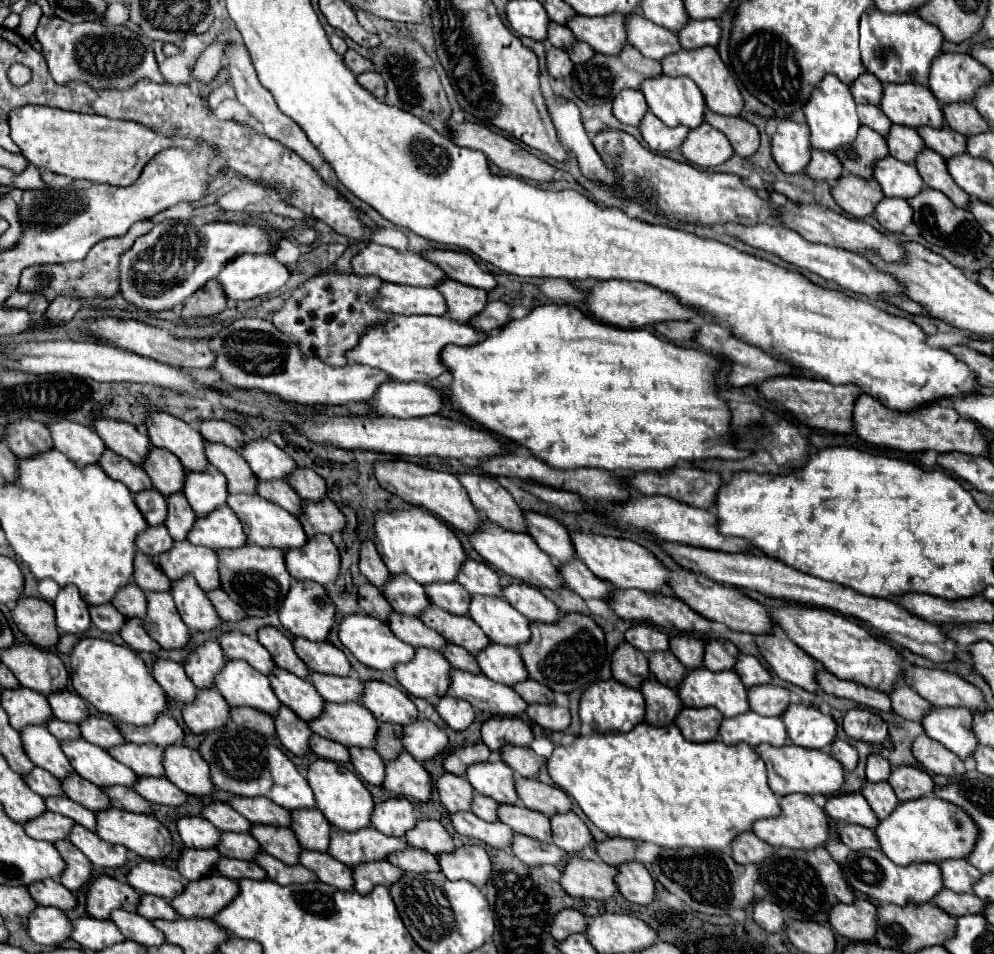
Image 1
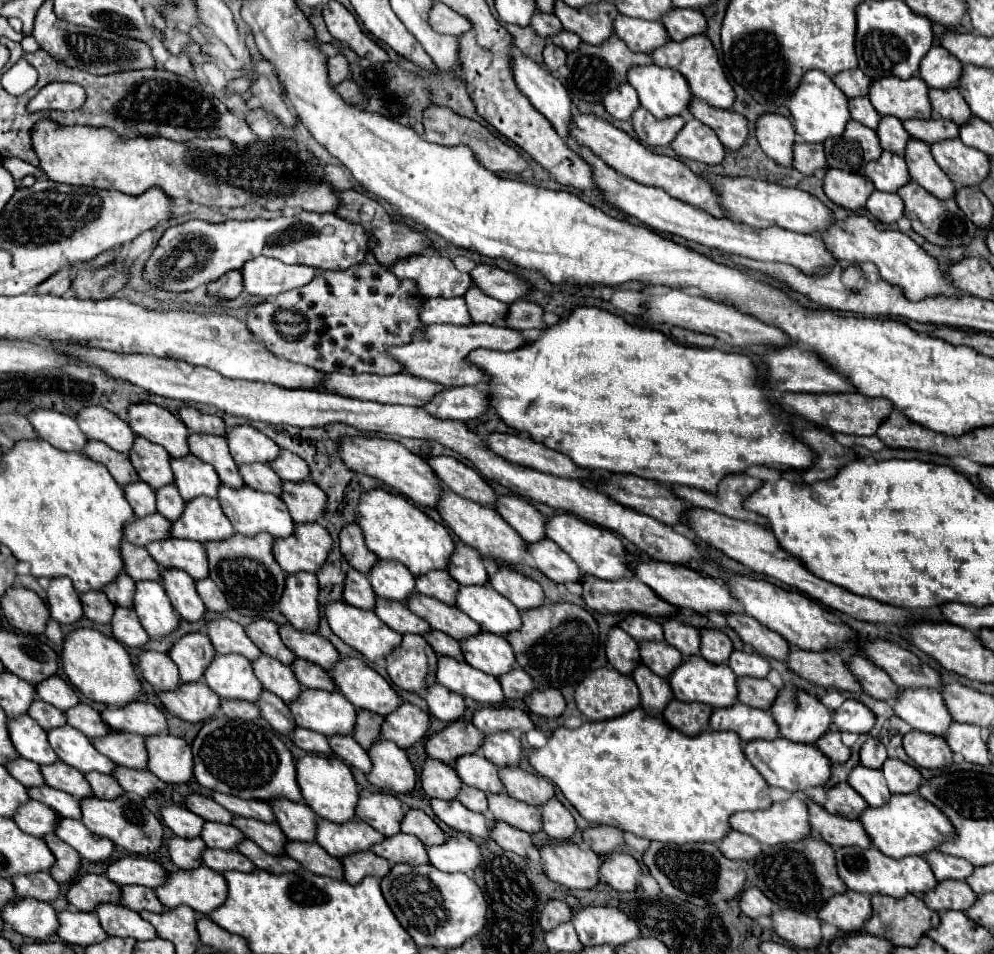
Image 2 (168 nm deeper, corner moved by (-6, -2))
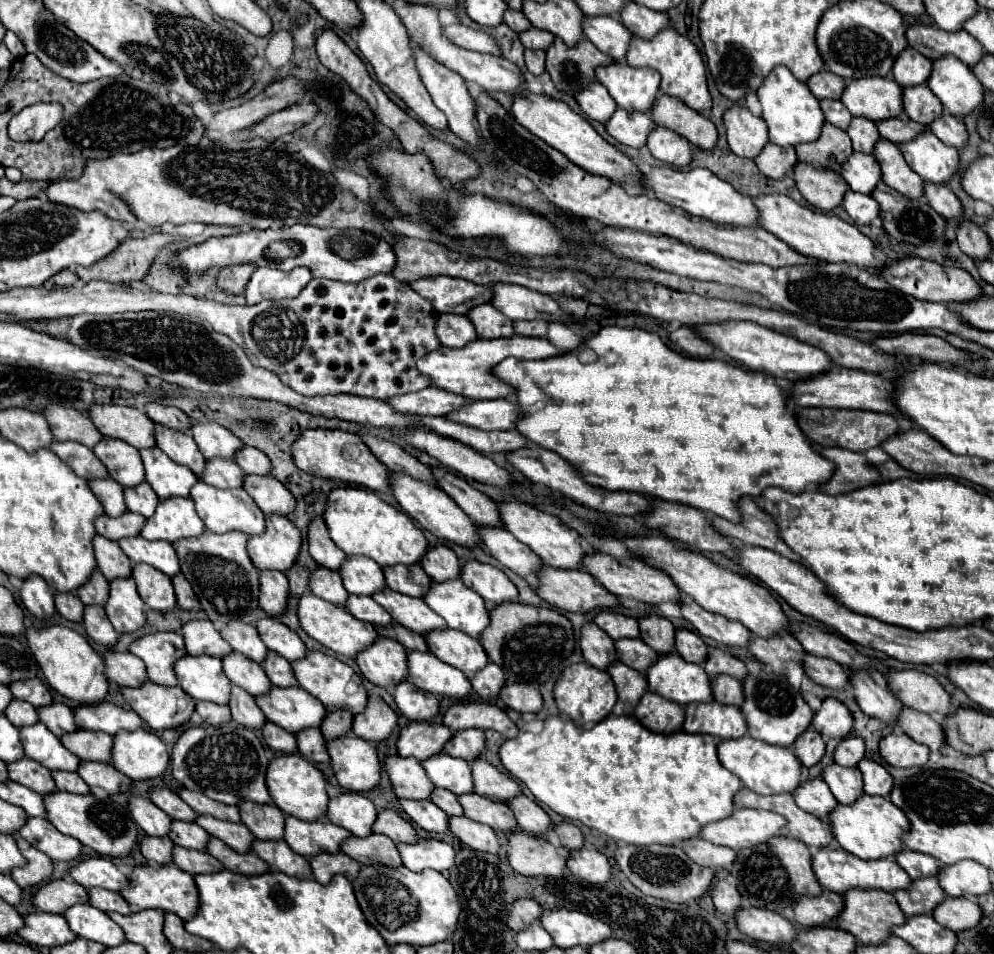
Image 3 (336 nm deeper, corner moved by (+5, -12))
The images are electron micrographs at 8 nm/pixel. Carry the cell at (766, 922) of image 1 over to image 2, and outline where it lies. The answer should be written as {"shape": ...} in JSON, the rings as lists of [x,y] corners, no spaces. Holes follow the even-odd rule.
{"shape":[[[748,887],[740,895],[740,909],[750,919],[758,919],[762,915],[770,917],[774,911],[774,903],[770,903],[770,899],[766,899],[766,895],[762,895],[762,891],[758,891],[756,887]]]}

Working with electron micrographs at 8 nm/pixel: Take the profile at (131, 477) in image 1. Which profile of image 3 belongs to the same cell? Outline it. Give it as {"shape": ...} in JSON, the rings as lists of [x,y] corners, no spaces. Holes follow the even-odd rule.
{"shape":[[[53,441],[51,447],[49,447],[55,455],[59,455],[79,477],[83,479],[101,479],[101,477],[109,477],[107,475],[107,469],[103,467],[103,463],[97,461],[95,453],[81,445],[81,443],[75,443],[75,441],[65,441],[65,443],[59,443],[59,441]]]}

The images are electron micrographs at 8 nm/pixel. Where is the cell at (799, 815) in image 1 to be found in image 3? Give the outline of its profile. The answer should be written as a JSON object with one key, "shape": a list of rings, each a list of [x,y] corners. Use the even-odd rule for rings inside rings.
{"shape":[[[737,807],[731,817],[709,823],[701,829],[699,837],[707,839],[713,845],[725,845],[735,851],[765,843],[785,825],[785,819],[777,813],[763,809],[745,809]]]}

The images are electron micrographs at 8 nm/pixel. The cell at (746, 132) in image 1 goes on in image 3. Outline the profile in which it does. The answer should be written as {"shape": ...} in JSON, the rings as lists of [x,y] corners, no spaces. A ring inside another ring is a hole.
{"shape":[[[661,93],[651,107],[651,117],[655,125],[679,133],[699,149],[711,149],[717,143],[715,125],[707,117],[699,115],[695,109],[687,107],[677,97]]]}

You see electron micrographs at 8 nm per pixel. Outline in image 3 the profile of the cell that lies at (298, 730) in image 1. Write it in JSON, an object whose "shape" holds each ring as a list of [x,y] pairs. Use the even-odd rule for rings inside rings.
{"shape":[[[231,685],[229,707],[231,707],[233,721],[237,721],[239,725],[245,725],[249,729],[261,729],[263,727],[265,715],[255,705],[255,699],[247,691],[239,689],[237,685]]]}

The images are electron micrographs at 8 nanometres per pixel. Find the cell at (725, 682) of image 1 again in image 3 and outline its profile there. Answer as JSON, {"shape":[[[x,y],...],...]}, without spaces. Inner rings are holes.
{"shape":[[[663,653],[647,669],[649,691],[687,705],[711,701],[711,683],[701,665],[683,661],[677,653]]]}

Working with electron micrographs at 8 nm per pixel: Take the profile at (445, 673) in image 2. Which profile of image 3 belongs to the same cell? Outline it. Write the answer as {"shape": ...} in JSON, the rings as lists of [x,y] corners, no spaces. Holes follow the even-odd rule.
{"shape":[[[407,651],[407,679],[423,691],[457,700],[467,697],[473,691],[471,683],[459,669],[439,661],[429,651]]]}

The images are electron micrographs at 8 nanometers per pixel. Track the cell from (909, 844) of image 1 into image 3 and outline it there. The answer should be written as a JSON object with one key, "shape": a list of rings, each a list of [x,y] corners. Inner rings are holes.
{"shape":[[[865,793],[851,805],[837,803],[837,807],[829,813],[827,819],[835,841],[859,859],[893,857],[903,849],[901,835],[909,831],[909,821],[899,807],[895,807],[887,797],[873,797]]]}

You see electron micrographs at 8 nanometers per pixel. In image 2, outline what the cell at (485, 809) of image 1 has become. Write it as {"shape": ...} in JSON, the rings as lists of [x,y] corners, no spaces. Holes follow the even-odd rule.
{"shape":[[[464,785],[458,793],[458,801],[468,807],[470,811],[476,811],[476,813],[486,813],[488,811],[488,797],[486,793],[474,789],[474,787],[468,787]]]}

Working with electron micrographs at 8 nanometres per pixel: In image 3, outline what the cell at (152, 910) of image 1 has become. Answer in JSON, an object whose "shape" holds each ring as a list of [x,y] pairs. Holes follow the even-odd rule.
{"shape":[[[87,889],[89,893],[89,903],[95,909],[101,911],[117,911],[121,915],[133,913],[133,909],[127,905],[127,901],[117,893],[117,891],[107,891],[107,889]]]}

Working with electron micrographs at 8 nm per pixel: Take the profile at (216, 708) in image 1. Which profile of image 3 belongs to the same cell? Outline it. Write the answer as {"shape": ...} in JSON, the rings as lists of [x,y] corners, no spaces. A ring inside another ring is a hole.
{"shape":[[[151,681],[139,685],[139,687],[121,687],[121,695],[125,697],[125,701],[131,705],[131,709],[153,729],[153,731],[161,731],[161,729],[175,729],[183,723],[189,721],[191,713],[195,711],[195,701],[183,693],[183,689],[179,687],[163,687],[163,685],[155,685]]]}

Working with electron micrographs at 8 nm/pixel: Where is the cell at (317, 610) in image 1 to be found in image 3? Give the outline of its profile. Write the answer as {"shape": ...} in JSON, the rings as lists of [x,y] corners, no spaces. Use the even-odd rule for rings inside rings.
{"shape":[[[259,573],[259,607],[267,615],[279,615],[287,605],[289,581],[285,573]]]}

